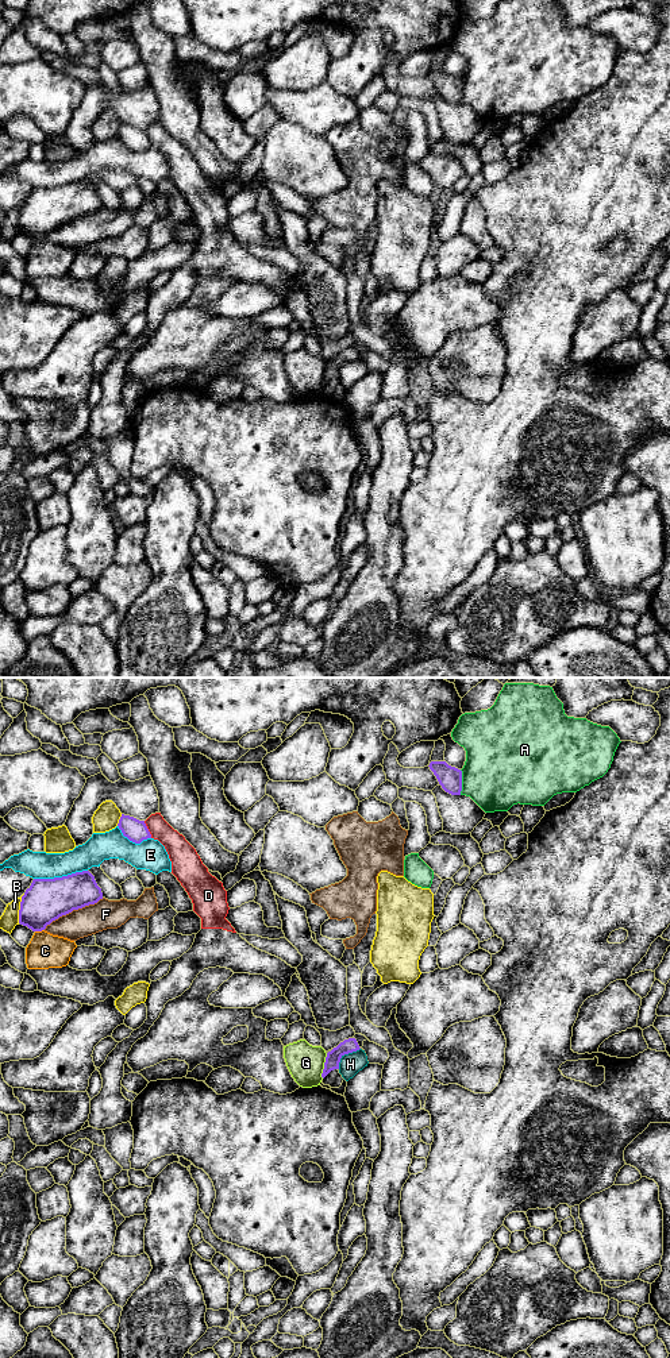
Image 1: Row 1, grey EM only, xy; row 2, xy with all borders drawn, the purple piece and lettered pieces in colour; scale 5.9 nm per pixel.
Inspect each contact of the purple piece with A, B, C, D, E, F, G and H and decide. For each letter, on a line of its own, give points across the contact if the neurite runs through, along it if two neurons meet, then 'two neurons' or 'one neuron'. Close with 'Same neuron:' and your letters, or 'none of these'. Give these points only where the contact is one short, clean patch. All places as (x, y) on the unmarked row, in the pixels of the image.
A: two neurons
B: two neurons
C: two neurons
D: border along xy (143, 130), (151, 146); two neurons
E: two neurons
F: two neurons
G: two neurons
H: border along xy (359, 357), (346, 362), (341, 367), (338, 377); two neurons
Same neuron: none of these

